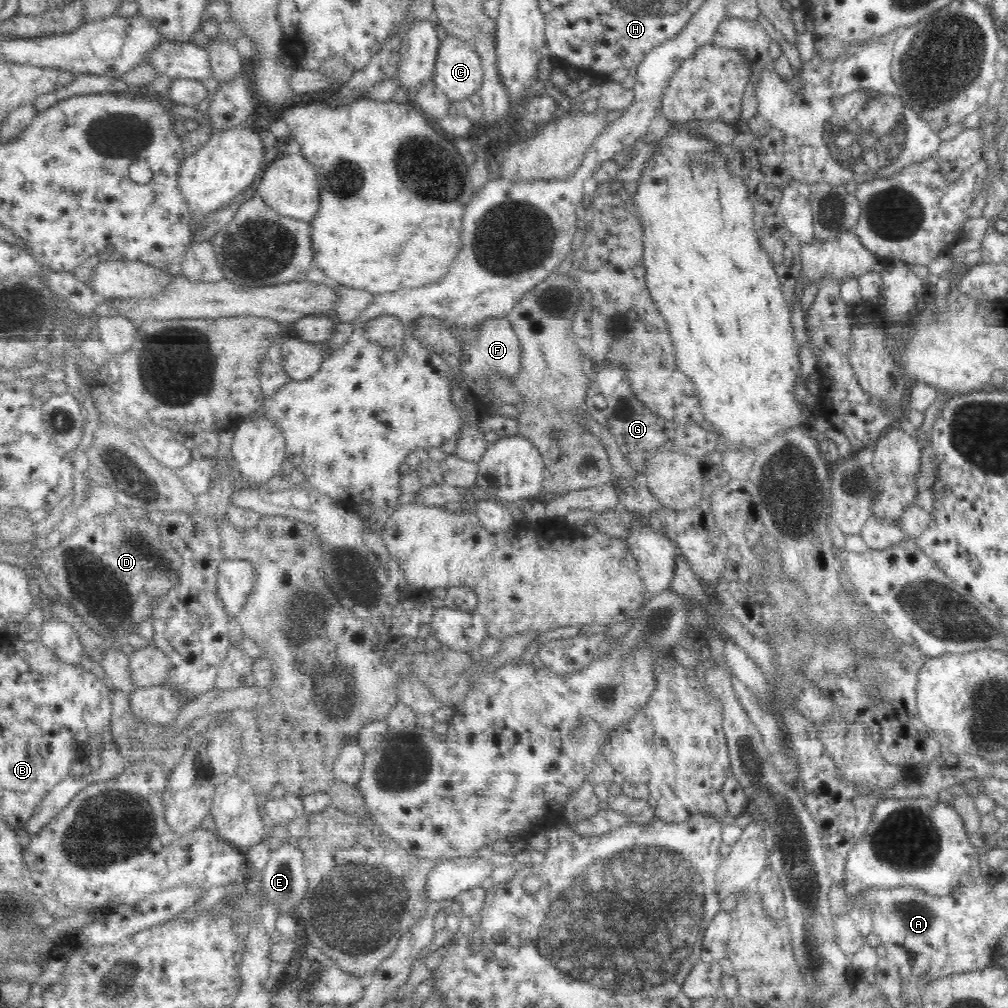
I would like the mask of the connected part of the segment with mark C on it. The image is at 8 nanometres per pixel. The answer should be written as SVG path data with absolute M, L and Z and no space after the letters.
M449 35L441 38L431 78L451 101L476 93L482 77L480 56L472 45Z

